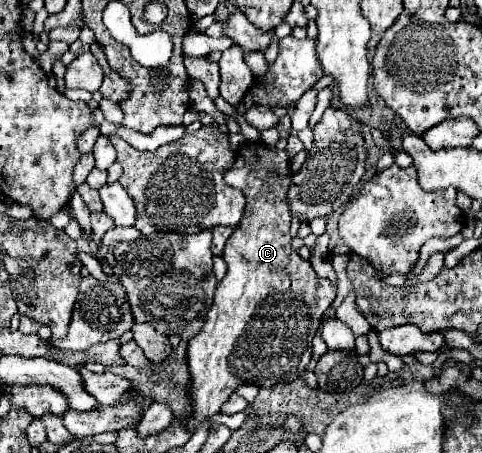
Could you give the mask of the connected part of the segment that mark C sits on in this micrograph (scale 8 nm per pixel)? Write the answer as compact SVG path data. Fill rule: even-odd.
M262 142L258 144L246 144L238 150L238 156L236 156L236 162L234 166L224 174L226 182L234 188L240 188L246 196L246 210L244 210L244 218L242 222L236 226L234 234L228 238L226 246L224 246L224 252L222 252L222 258L226 262L226 276L224 280L218 284L216 288L216 294L214 294L214 300L212 300L212 306L210 306L210 312L206 314L206 322L202 326L202 330L188 342L188 366L190 366L190 376L192 376L192 382L190 382L190 396L192 396L192 406L194 406L194 416L186 422L182 422L188 430L200 426L202 422L210 420L214 414L220 412L222 404L230 398L230 394L240 386L240 384L254 384L254 386L274 386L278 382L292 382L296 378L300 378L306 370L306 366L310 364L312 360L312 338L314 334L318 332L318 326L320 326L320 320L322 320L322 314L328 310L328 306L332 304L332 300L336 298L336 290L332 288L330 280L324 280L320 276L316 276L314 268L310 266L308 260L302 260L298 256L298 252L294 252L290 248L290 242L292 242L292 236L290 236L290 212L288 212L288 186L290 186L290 178L292 178L292 170L290 170L290 162L288 162L288 156L284 150L276 152L274 148L268 148L264 146Z

